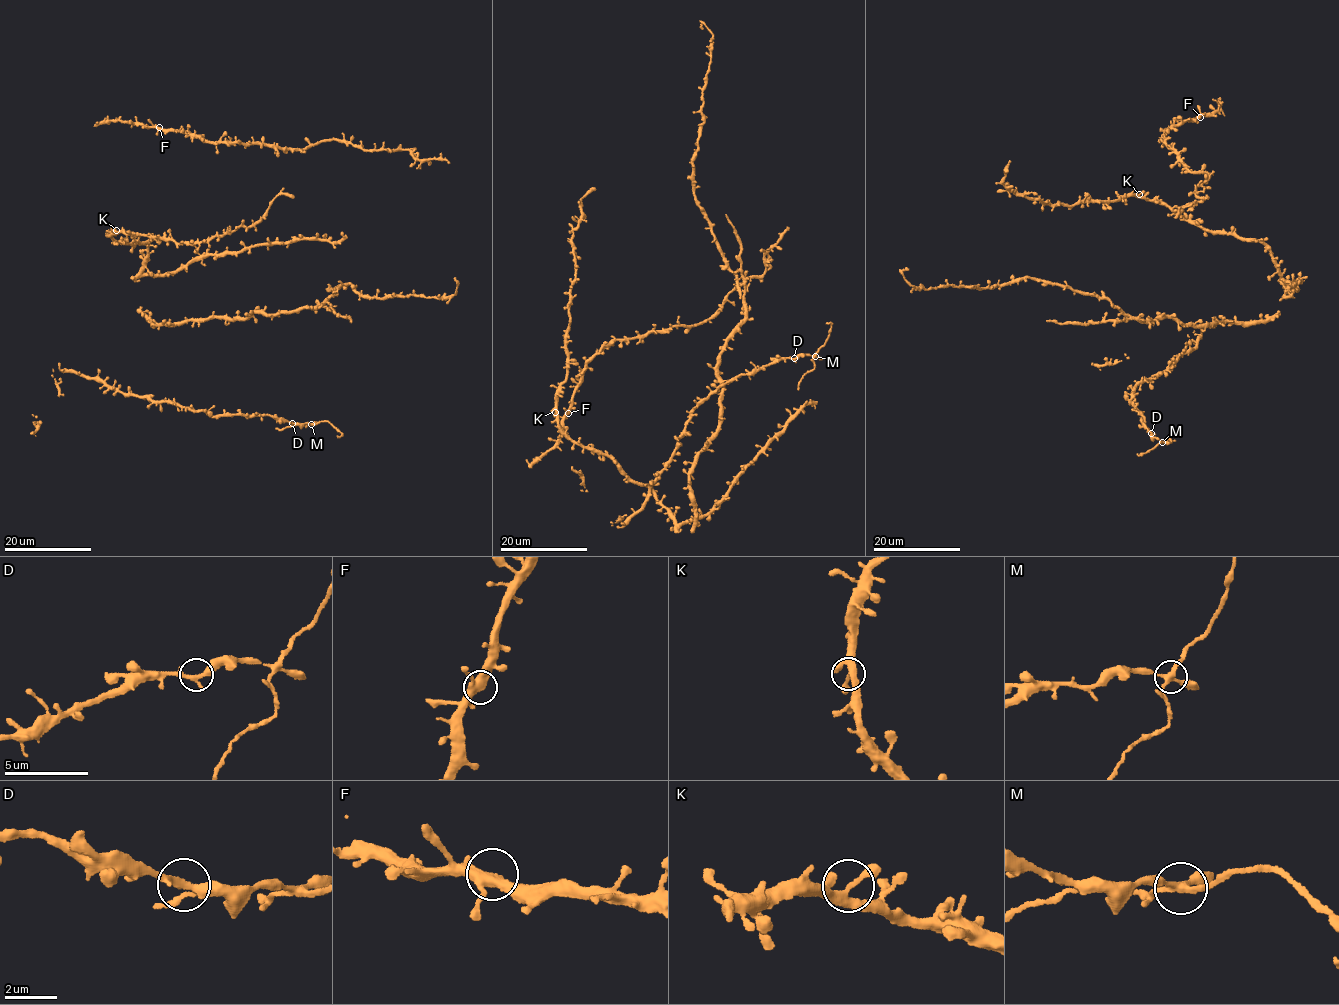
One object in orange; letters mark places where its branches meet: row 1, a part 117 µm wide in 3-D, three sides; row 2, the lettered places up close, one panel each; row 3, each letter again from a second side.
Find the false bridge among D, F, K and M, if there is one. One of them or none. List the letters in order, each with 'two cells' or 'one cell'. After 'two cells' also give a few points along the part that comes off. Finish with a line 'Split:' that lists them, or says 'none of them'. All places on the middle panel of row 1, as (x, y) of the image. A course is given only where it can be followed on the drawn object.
D: one cell
F: one cell
K: one cell
M: two cells; foreign part runs (815, 356), (829, 336), (830, 323), (826, 324)
Split: M

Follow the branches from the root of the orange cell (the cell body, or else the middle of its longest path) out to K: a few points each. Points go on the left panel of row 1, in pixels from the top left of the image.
K: (144, 268), (150, 239), (133, 247), (128, 242), (115, 241), (109, 235), (116, 230)

